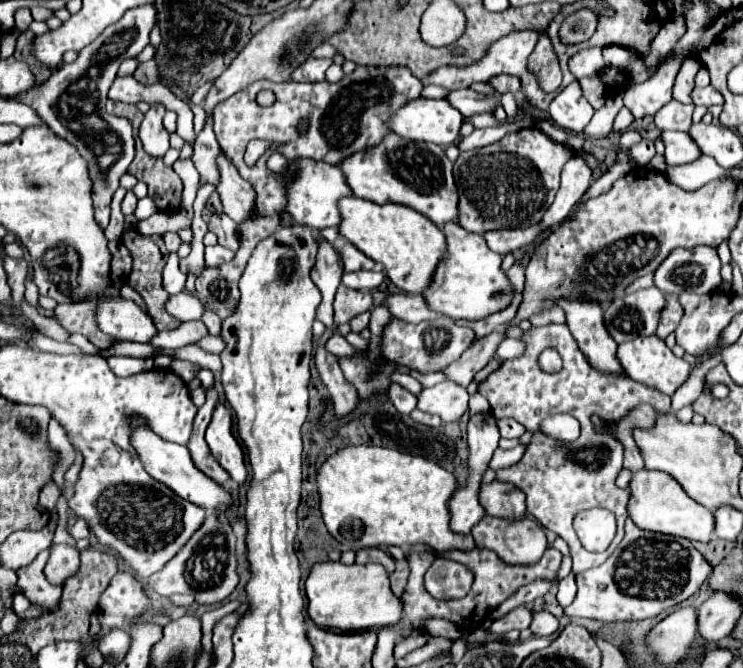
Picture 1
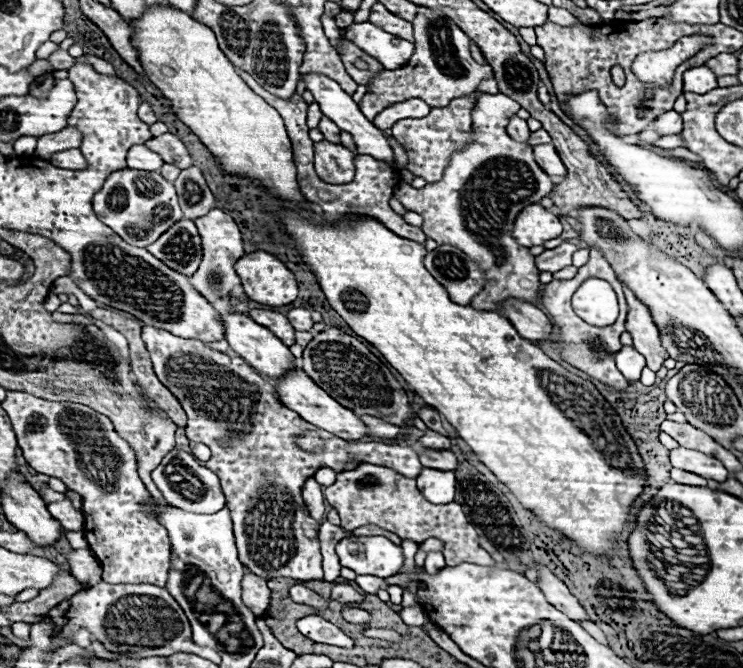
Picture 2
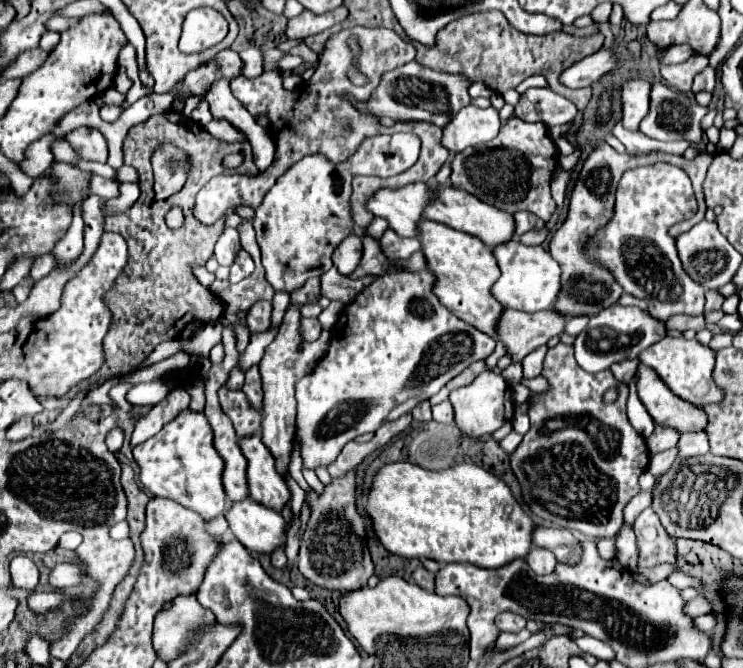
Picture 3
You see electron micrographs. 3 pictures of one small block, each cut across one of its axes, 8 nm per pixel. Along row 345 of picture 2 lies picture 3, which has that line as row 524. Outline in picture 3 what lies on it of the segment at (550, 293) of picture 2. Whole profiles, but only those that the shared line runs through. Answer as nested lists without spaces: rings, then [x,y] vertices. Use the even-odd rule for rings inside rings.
[[[558,342],[546,352],[540,376],[548,380],[550,388],[546,392],[530,394],[528,416],[532,426],[510,456],[510,468],[520,484],[522,500],[534,516],[544,518],[554,526],[578,530],[592,538],[616,538],[622,526],[622,510],[640,492],[638,476],[650,462],[644,438],[632,428],[626,416],[628,386],[620,384],[618,400],[614,404],[604,404],[602,394],[610,386],[616,386],[612,372],[602,370],[600,374],[588,374],[586,370],[580,370],[572,354],[572,344],[564,342]]]

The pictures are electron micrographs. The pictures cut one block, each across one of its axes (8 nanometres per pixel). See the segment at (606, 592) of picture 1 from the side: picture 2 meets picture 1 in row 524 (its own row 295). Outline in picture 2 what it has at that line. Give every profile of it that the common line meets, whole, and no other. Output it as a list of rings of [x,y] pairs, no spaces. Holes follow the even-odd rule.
[[[624,286],[624,294],[628,300],[626,330],[632,334],[634,348],[646,358],[648,368],[658,372],[668,358],[668,352],[664,352],[664,346],[660,344],[660,330],[656,328],[648,306],[644,306],[644,302],[640,302],[628,286]]]

